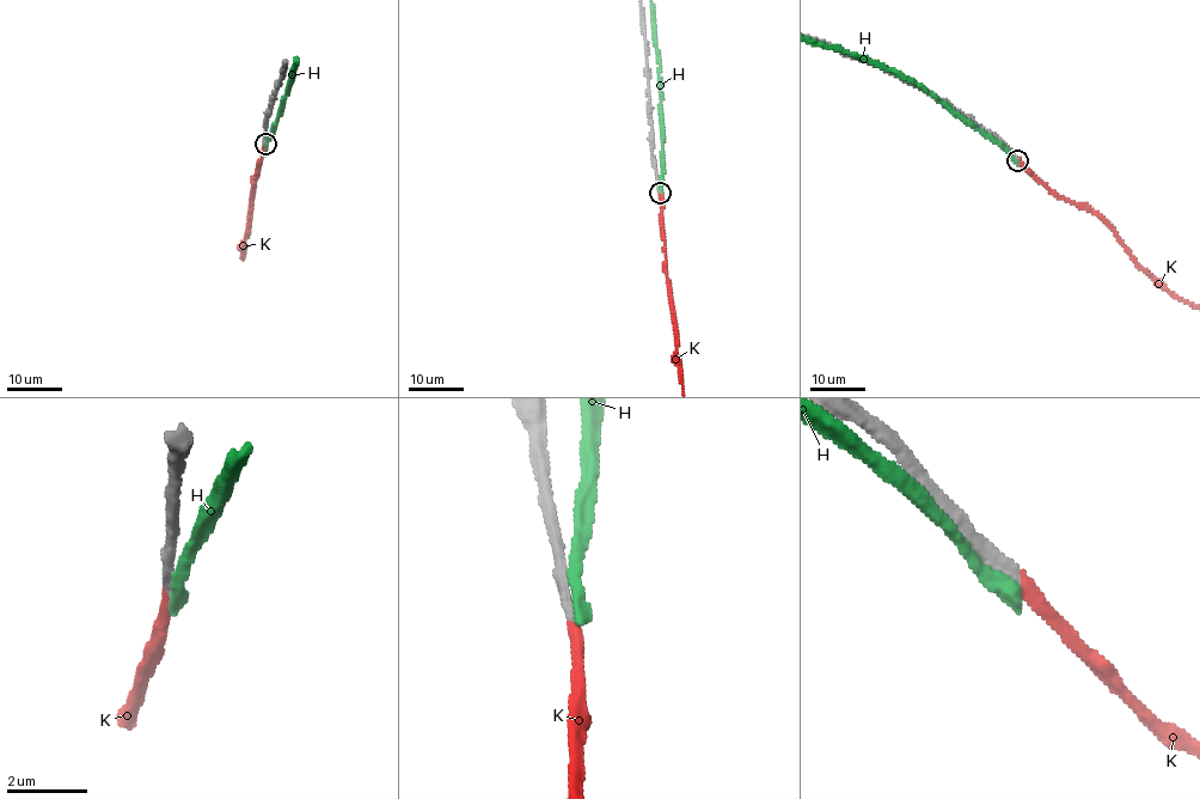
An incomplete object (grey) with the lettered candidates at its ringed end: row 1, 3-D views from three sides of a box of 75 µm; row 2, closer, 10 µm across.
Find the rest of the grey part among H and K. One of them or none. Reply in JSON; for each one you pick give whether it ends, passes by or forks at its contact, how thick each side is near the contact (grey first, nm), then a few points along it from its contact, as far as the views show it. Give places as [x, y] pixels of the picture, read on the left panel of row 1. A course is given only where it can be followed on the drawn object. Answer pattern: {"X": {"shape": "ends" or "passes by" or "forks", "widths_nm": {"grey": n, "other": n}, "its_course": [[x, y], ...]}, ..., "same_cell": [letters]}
{"K": {"shape": "ends", "widths_nm": {"grey": 320, "other": 320}}, "same_cell": ["K"]}

